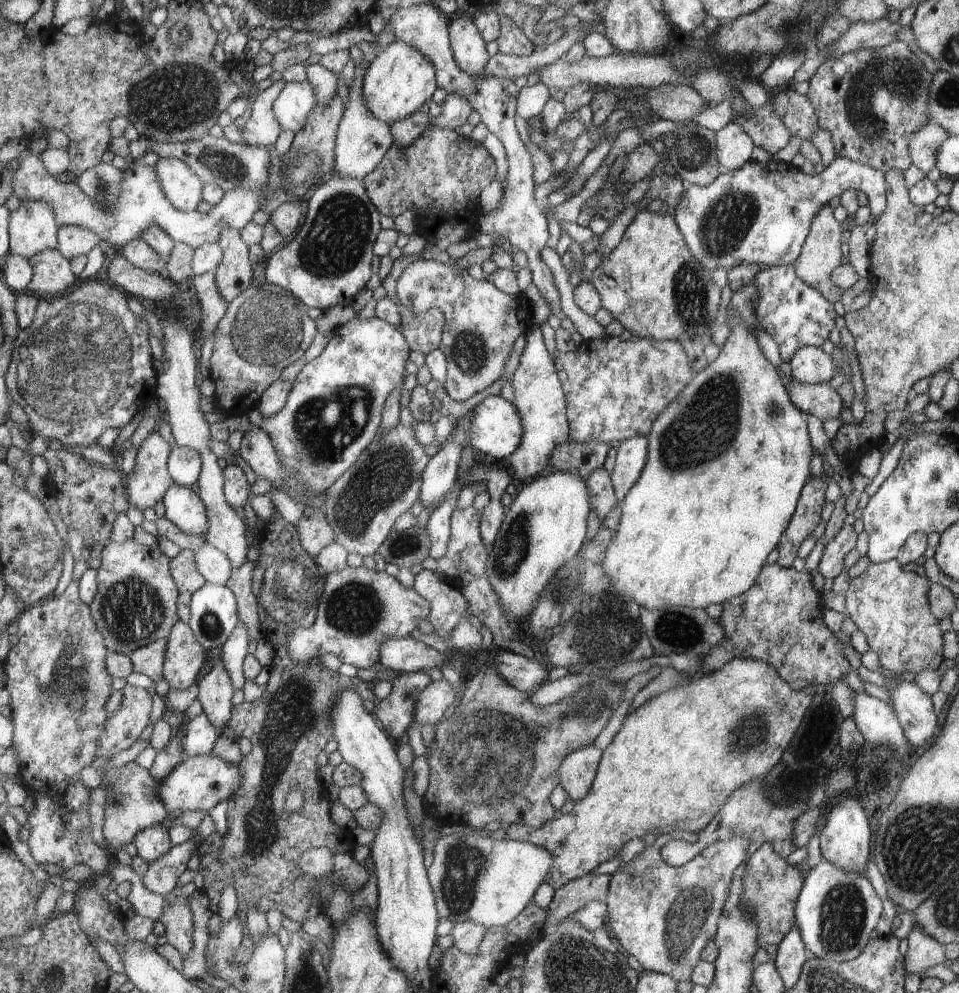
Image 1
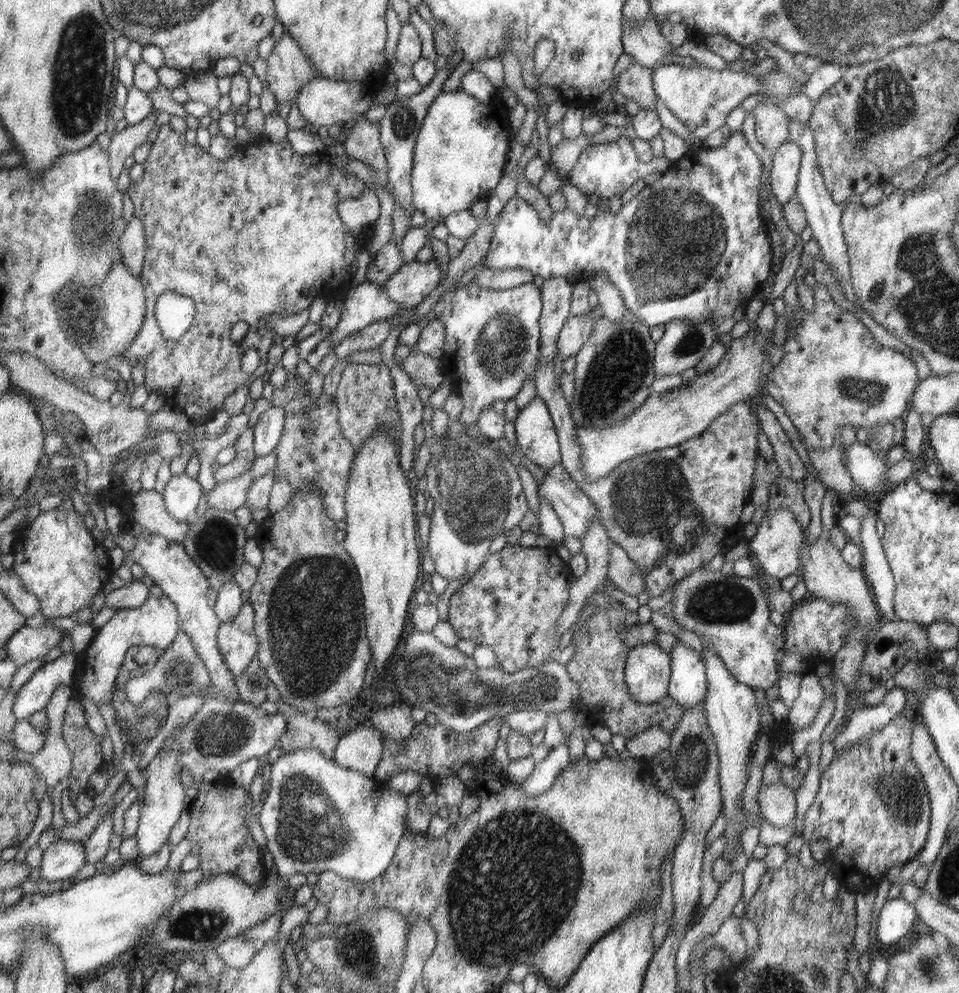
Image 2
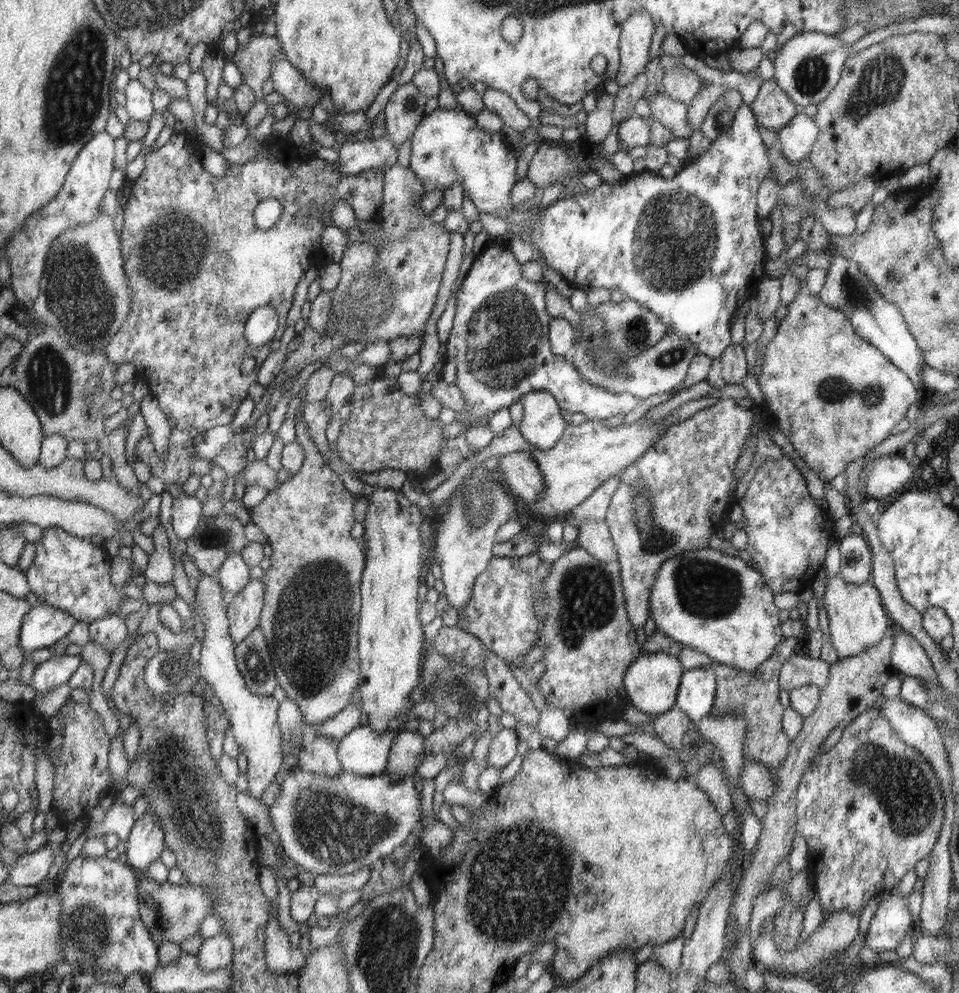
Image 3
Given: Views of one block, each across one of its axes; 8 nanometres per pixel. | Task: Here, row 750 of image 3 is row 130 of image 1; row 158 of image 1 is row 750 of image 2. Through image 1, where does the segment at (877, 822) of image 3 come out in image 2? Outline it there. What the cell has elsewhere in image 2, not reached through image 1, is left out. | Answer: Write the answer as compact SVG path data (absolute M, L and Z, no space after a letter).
M903 714L894 717L882 730L873 732L865 740L853 744L847 752L843 754L836 754L833 761L820 777L820 787L815 797L814 803L809 808L804 816L804 827L802 827L802 836L806 842L817 842L818 840L825 840L829 844L829 856L831 856L831 867L834 871L834 876L838 879L840 884L850 886L858 892L863 891L864 888L874 888L876 882L880 882L886 878L882 872L888 868L888 864L898 864L898 862L910 862L915 856L919 856L921 851L925 848L925 843L928 841L929 830L932 826L932 803L929 799L928 787L921 775L921 769L917 766L916 760L912 755L912 736L913 736L913 719L905 717Z

